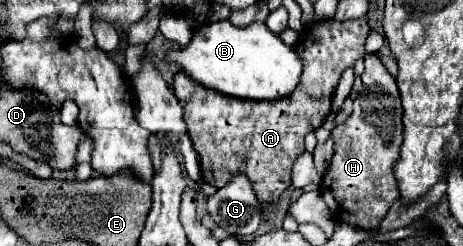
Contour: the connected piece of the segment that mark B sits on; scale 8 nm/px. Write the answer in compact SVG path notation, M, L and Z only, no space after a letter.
M231 21L209 23L195 31L187 47L167 53L167 61L177 63L181 71L207 89L249 101L277 101L289 97L303 73L303 61L297 49L285 45L279 35L257 21L247 27L235 27Z

